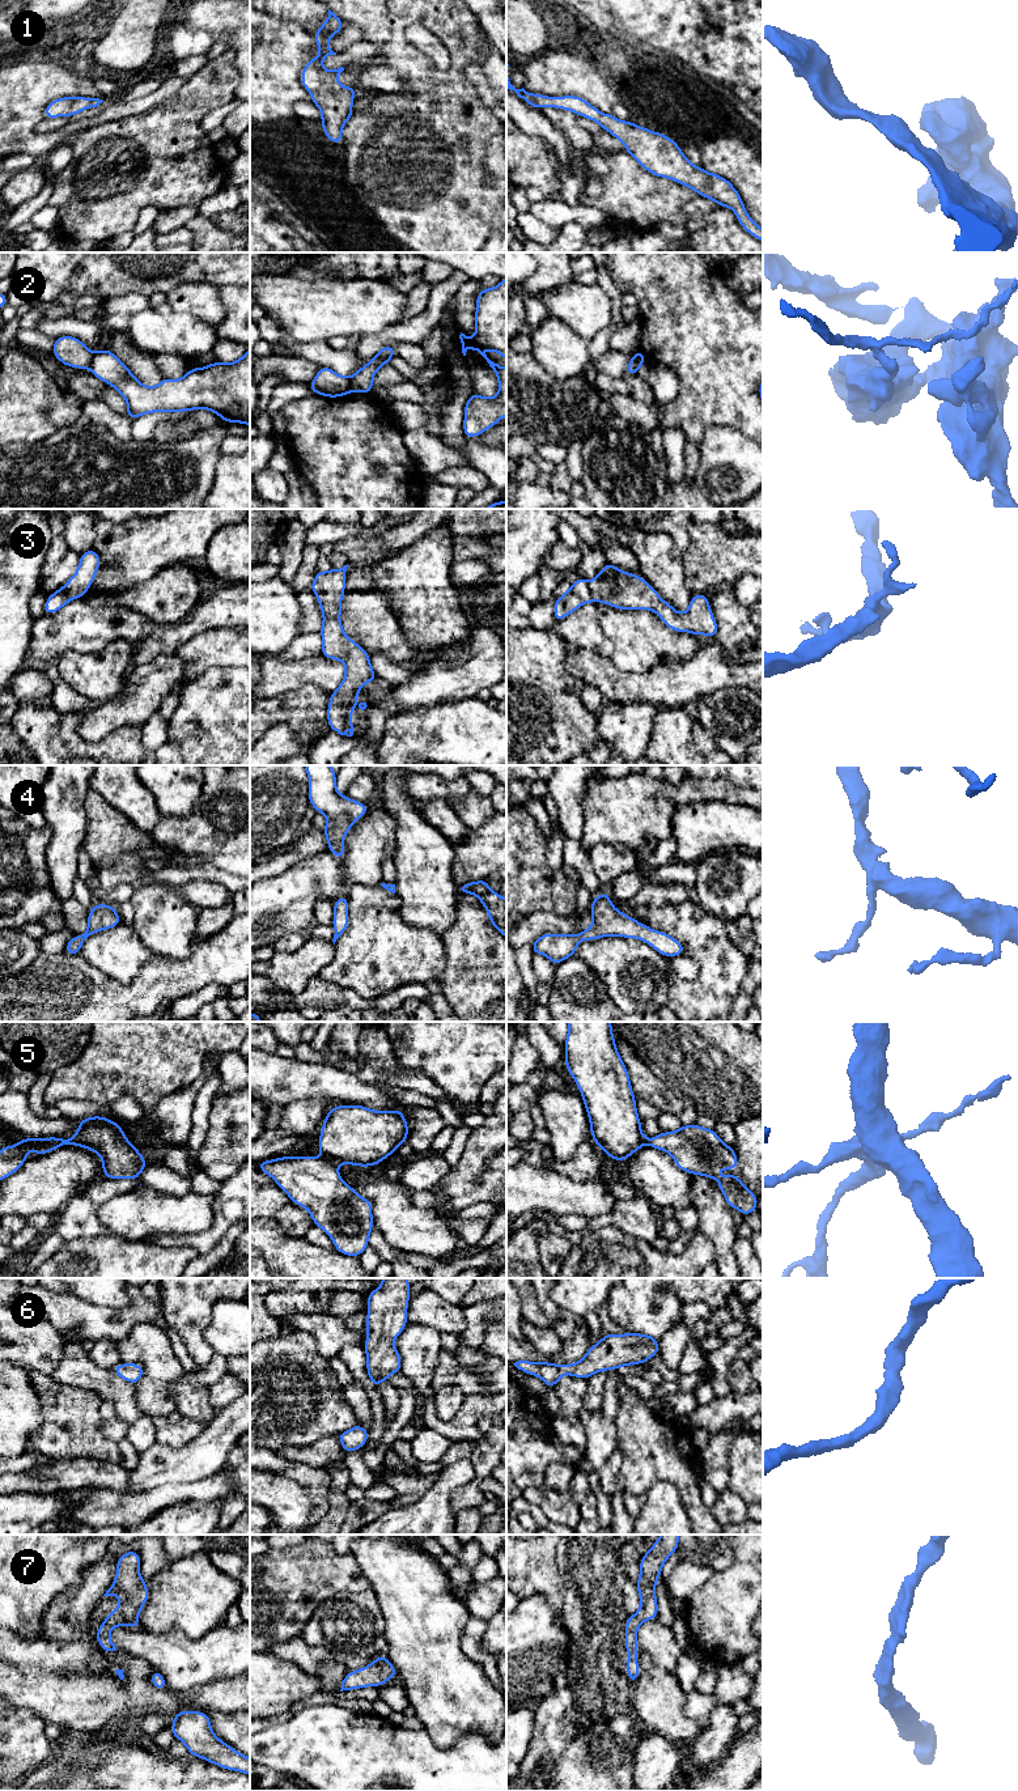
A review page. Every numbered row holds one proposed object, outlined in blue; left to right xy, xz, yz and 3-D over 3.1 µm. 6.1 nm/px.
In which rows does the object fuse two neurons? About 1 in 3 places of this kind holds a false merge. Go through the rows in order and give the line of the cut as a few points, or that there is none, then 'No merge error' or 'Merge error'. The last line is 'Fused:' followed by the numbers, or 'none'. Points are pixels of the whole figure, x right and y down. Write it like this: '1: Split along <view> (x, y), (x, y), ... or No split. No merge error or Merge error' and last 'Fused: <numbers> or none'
1: No split. No merge error
2: Split along xz (348, 378), (350, 391). Merge error
3: No split. No merge error
4: No split. No merge error
5: Split along xz (322, 1154), (335, 1163). Merge error
6: No split. No merge error
7: No split. No merge error
Fused: 2, 5

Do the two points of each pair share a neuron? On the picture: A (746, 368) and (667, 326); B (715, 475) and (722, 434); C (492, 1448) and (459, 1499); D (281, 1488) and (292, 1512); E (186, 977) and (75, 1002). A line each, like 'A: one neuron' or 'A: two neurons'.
A: one neuron
B: one neuron
C: one neuron
D: one neuron
E: one neuron

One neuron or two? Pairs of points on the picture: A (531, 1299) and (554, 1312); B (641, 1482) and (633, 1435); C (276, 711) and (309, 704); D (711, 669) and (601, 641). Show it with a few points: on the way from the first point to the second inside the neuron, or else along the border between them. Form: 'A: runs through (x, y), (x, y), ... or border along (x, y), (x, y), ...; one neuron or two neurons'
A: border along (534, 1291), (551, 1325); two neurons
B: runs through (641, 1471), (641, 1447); one neuron
C: runs through (284, 708), (301, 705); one neuron
D: border along (577, 648), (584, 648), (609, 658); two neurons

